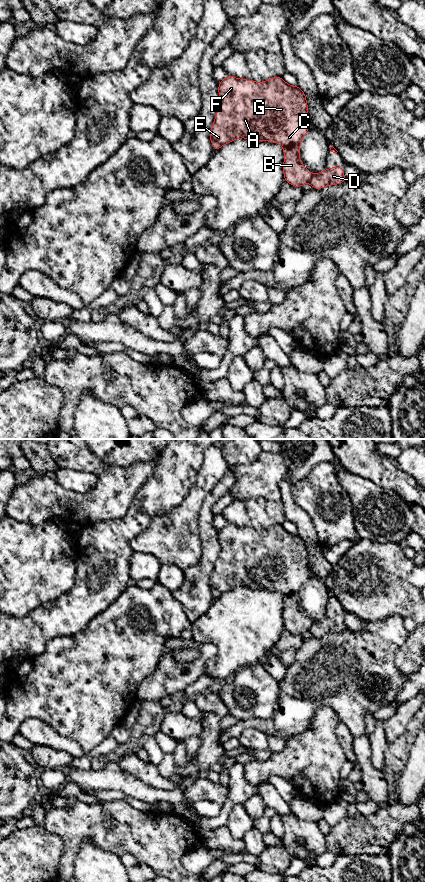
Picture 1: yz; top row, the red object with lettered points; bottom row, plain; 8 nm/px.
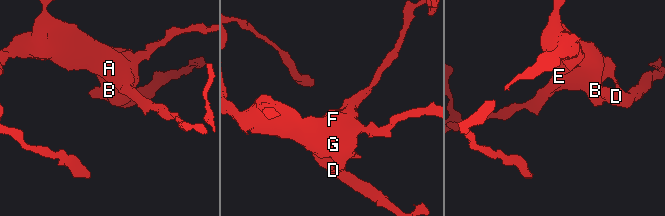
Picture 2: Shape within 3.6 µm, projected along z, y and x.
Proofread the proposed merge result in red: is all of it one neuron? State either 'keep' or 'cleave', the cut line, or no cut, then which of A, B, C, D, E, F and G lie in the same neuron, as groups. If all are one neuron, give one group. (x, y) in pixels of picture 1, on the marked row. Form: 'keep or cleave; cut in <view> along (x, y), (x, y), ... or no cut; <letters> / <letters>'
cleave; cut in yz along (312, 174), (308, 181); A B C E F G / D

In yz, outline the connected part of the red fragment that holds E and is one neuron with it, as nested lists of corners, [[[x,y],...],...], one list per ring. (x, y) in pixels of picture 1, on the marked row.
[[[227,75],[218,83],[219,108],[210,129],[214,151],[236,139],[278,143],[284,151],[284,181],[300,188],[312,178],[312,173],[300,161],[300,145],[309,129],[306,95],[299,86],[287,84],[281,76],[263,82],[239,79]]]

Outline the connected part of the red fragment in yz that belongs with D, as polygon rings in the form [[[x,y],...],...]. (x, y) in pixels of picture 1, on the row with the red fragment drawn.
[[[335,166],[325,169],[321,173],[312,174],[309,183],[312,188],[321,190],[325,186],[338,185],[345,181],[344,167]]]

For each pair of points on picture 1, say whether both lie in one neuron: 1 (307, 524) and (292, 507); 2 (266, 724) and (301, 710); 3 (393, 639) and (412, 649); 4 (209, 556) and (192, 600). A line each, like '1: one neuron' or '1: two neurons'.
1: one neuron
2: one neuron
3: two neurons
4: one neuron

